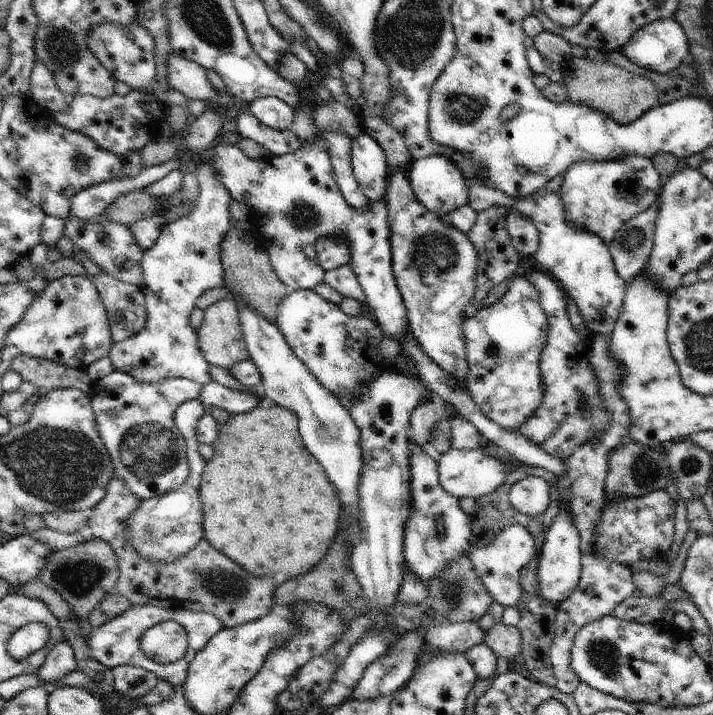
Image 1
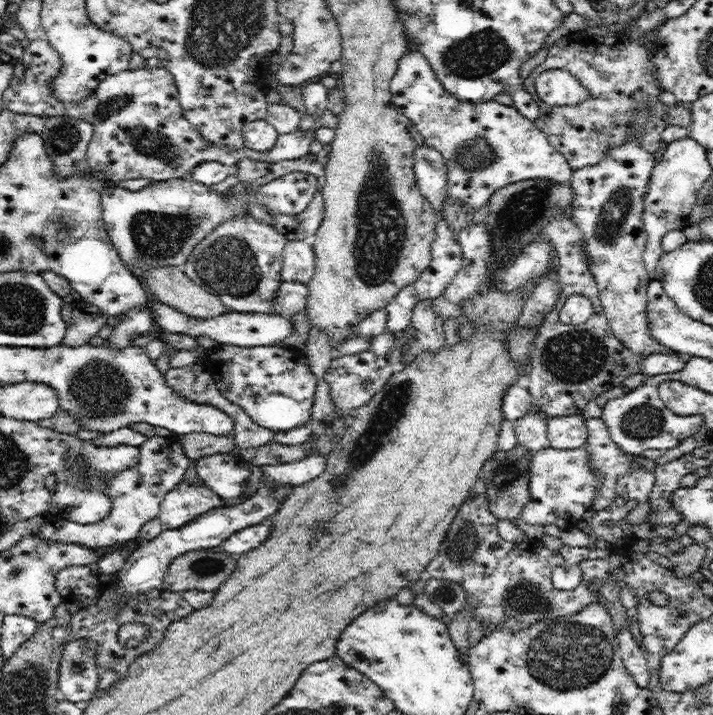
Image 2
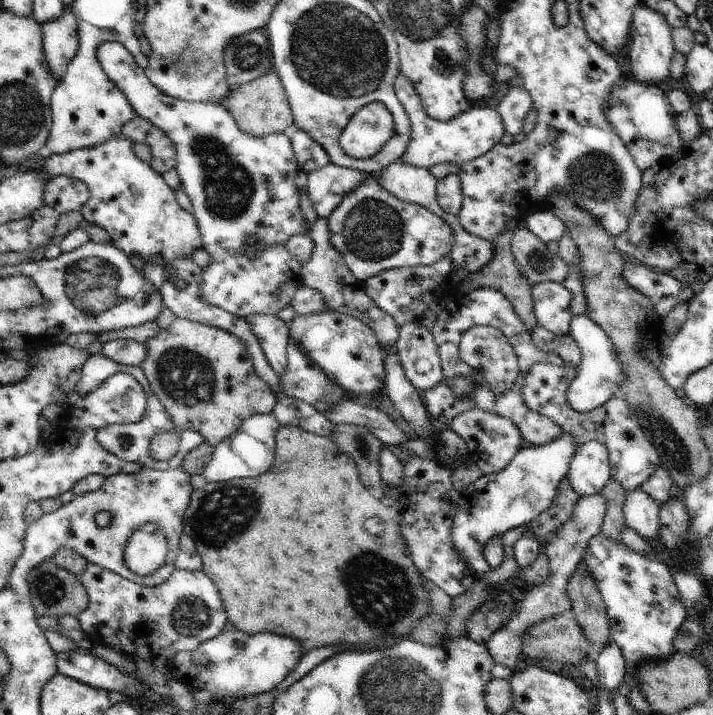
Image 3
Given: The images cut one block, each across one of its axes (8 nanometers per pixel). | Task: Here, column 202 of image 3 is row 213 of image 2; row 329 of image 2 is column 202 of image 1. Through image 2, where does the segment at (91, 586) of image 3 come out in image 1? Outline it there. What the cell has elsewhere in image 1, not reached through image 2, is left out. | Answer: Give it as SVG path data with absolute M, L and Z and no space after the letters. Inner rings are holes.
M145 604L142 606L131 606L124 614L120 614L120 616L109 620L106 624L100 626L100 628L93 628L92 632L90 632L90 636L86 639L86 644L88 648L90 648L90 654L92 654L100 664L104 665L105 668L116 669L123 665L142 667L144 670L154 674L158 680L166 680L168 684L172 684L172 686L175 687L184 684L190 662L192 662L194 656L212 640L212 637L222 630L222 626L224 626L222 620L220 620L218 616L214 616L214 614L178 608L176 610L166 610ZM167 620L178 622L178 624L184 626L188 648L186 654L180 660L167 665L156 664L148 660L148 658L144 656L144 652L140 650L140 638L142 638L142 634L149 628L156 626L159 622L166 622Z

